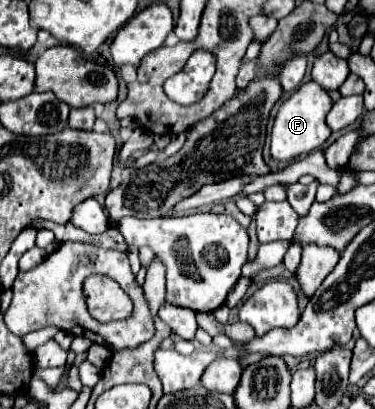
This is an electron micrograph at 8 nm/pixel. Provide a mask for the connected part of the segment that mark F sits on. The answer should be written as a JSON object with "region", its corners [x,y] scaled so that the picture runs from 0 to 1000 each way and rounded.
{"region":[[[813,200],[797,210],[797,220],[787,220],[787,230],[776,240],[765,240],[733,289],[728,303],[728,328],[723,328],[723,381],[733,391],[787,391],[797,381],[819,381],[835,367],[856,362],[877,333],[883,333],[883,313],[867,303],[867,284],[883,269],[883,235],[872,220],[861,220],[845,200]]]}

